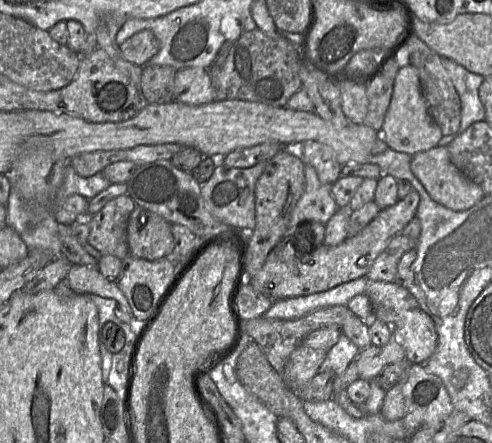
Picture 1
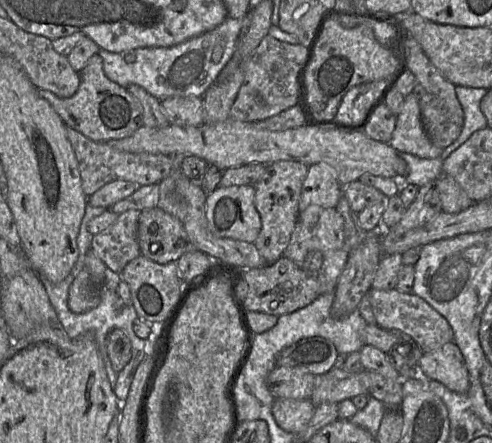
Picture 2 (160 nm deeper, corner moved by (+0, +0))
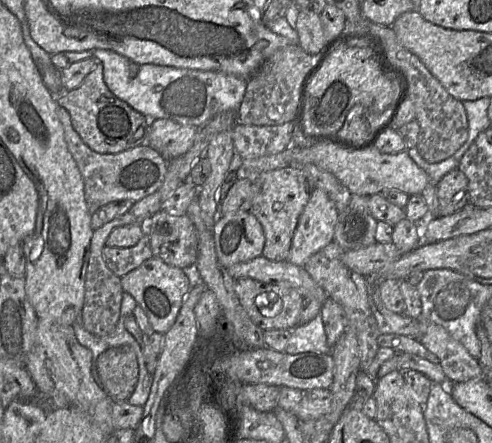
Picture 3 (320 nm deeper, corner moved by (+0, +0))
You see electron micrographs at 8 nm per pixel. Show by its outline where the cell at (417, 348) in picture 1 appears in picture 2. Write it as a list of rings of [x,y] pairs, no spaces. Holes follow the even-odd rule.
[[[455,342],[423,353],[417,370],[424,379],[438,381],[456,393],[466,393],[470,387],[464,357]]]

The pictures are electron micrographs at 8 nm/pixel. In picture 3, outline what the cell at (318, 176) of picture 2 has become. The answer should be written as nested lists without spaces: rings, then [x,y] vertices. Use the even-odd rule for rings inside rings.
[[[314,188],[294,232],[287,261],[298,266],[334,240],[339,212],[325,191]]]

